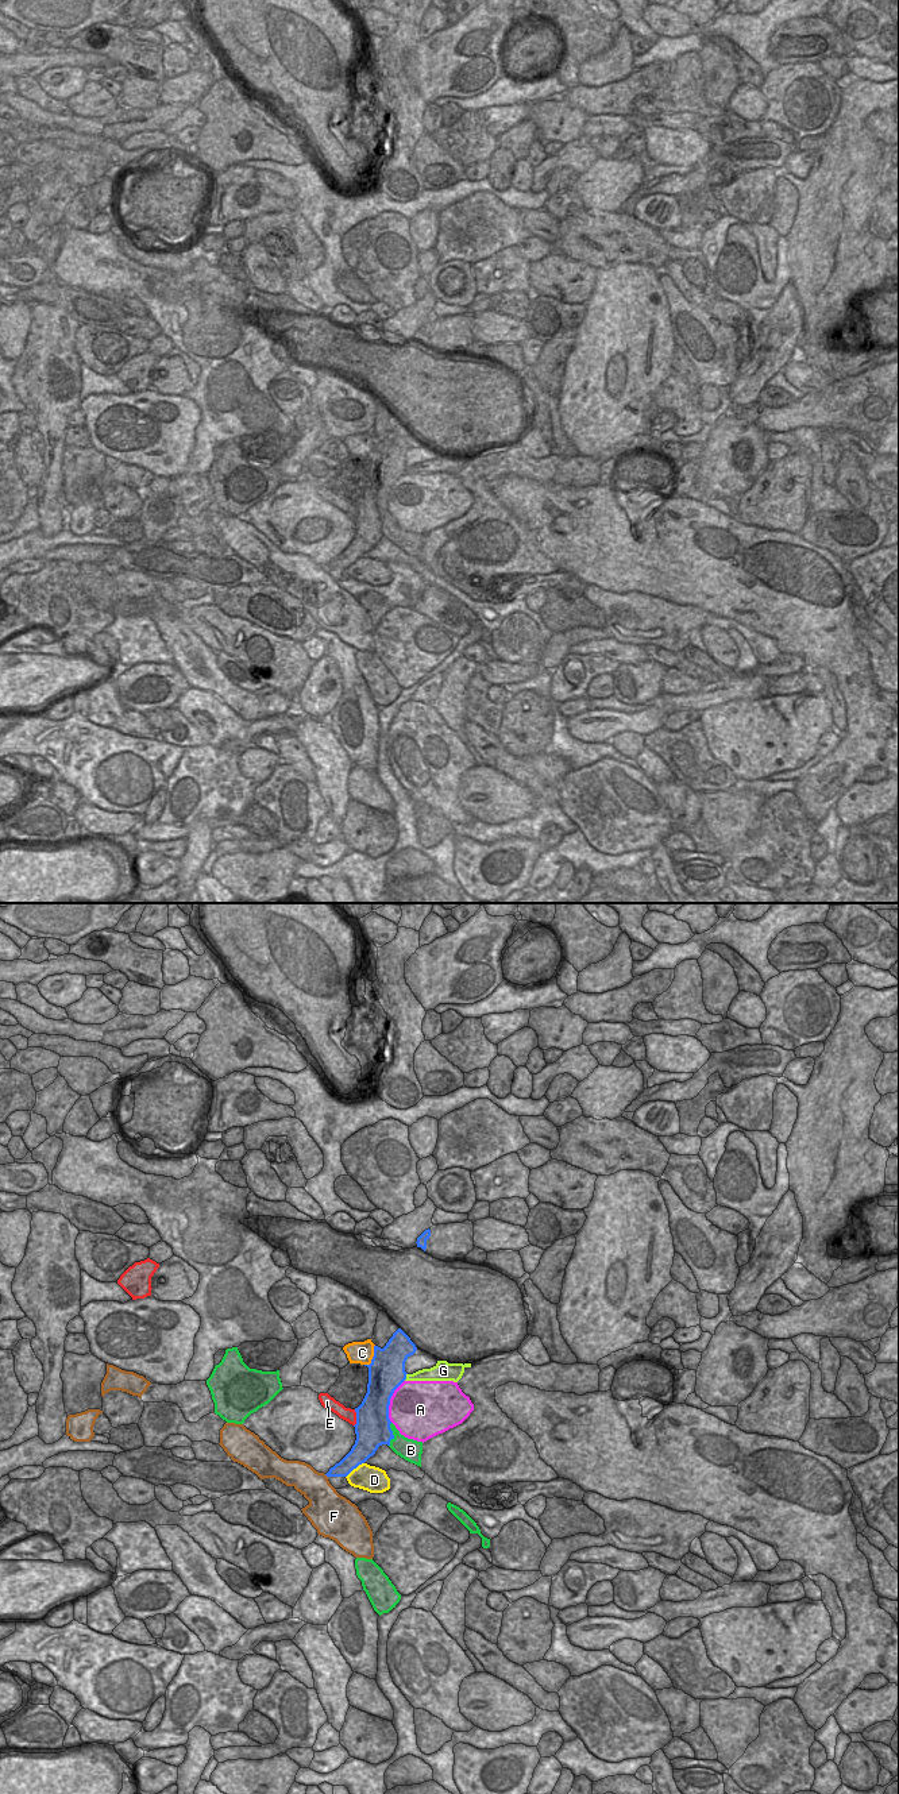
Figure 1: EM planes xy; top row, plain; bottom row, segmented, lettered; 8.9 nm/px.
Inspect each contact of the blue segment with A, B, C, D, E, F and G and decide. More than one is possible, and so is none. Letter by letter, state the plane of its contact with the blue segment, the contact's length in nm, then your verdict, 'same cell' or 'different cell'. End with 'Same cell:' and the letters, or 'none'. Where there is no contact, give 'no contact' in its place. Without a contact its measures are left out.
A: meets blue in xy; contact 400 nm long; different cell
B: meets blue in xy; contact 220 nm long; different cell
C: meets blue in xy; contact 220 nm long; different cell
D: meets blue in xy; contact 220 nm long; different cell
E: meets blue in xy; contact 160 nm long; different cell
F: no contact; different cell
G: meets blue in xy; contact 80 nm long; different cell
Same cell: none

